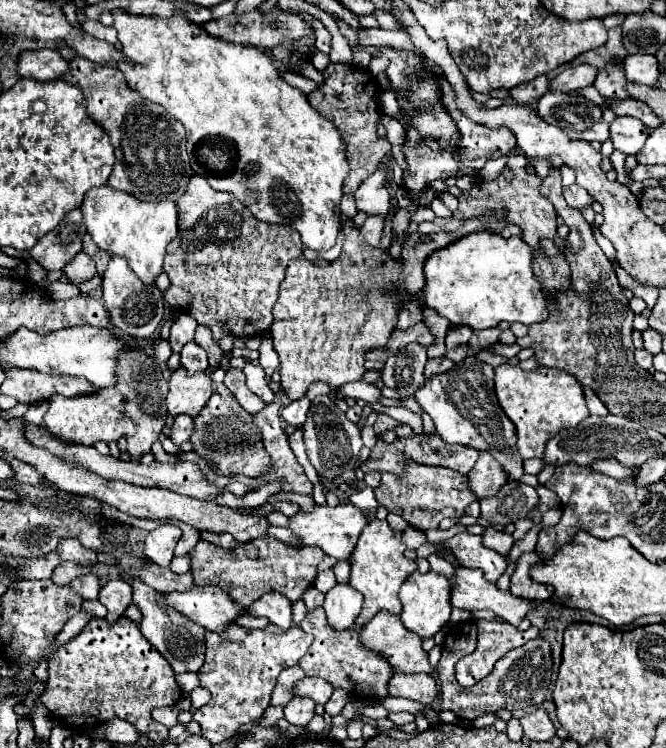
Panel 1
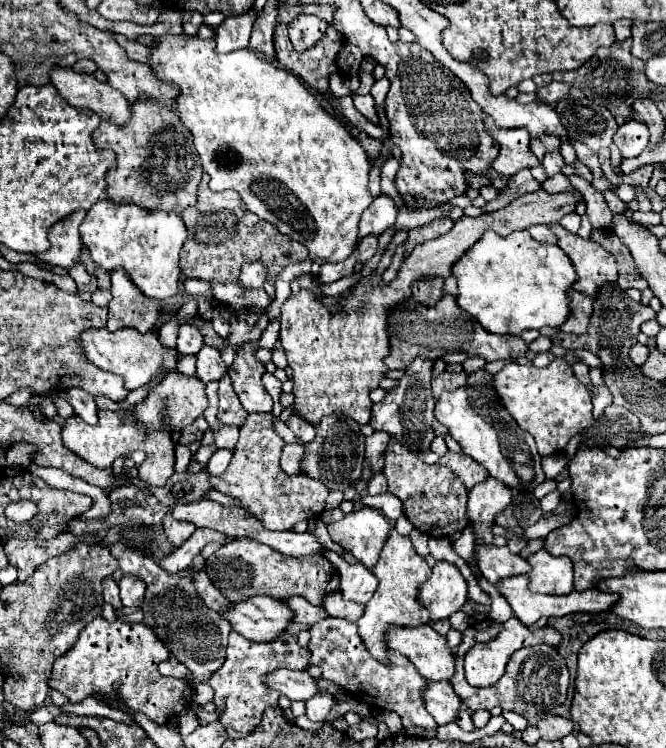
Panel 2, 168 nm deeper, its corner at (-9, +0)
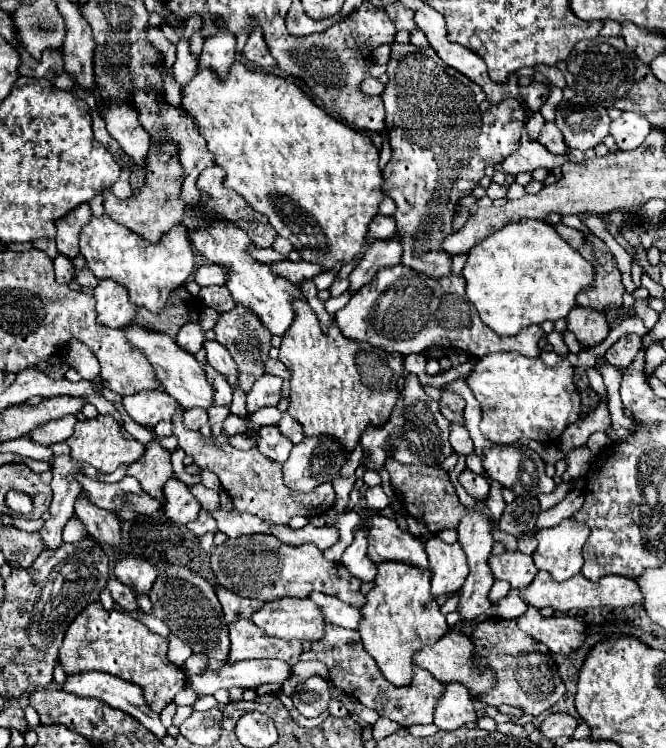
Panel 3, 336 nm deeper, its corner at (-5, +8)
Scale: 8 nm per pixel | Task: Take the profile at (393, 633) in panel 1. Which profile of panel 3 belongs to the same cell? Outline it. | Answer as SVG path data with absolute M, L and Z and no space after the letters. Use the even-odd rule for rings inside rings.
M448 630L446 636L442 640L438 640L434 646L426 646L424 650L420 650L416 656L414 656L414 662L428 670L434 678L438 678L440 682L460 682L464 684L474 700L482 698L482 694L490 692L490 688L494 688L494 672L490 668L480 668L480 666L474 666L474 644L472 640L460 632L460 630Z

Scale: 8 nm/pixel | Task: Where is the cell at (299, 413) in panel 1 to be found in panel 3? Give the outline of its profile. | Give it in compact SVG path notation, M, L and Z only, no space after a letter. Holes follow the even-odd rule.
M284 412L282 414L282 420L278 422L278 430L292 442L292 444L298 444L298 442L302 442L302 438L304 438L304 432L302 432L302 426L294 420L294 418L290 418L290 414L288 412Z

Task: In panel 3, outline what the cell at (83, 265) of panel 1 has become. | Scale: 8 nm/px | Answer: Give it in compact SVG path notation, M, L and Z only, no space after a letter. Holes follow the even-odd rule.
M58 254L52 262L54 262L54 270L56 270L56 280L60 284L68 284L74 278L74 266L72 266L70 258Z

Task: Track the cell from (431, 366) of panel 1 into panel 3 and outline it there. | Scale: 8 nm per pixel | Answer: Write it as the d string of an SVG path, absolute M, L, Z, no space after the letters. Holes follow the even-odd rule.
M442 388L440 412L442 412L444 418L448 418L450 422L456 422L456 424L464 424L464 406L466 406L466 402L464 402L458 394L446 392L446 390Z

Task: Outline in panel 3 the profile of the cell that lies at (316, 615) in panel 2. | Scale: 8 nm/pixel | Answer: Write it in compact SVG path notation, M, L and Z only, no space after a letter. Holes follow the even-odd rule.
M322 592L310 594L310 600L314 600L322 608L326 622L342 626L342 628L358 630L358 622L362 620L360 608L354 608L354 606L350 606L350 604L334 598L334 596L326 596Z

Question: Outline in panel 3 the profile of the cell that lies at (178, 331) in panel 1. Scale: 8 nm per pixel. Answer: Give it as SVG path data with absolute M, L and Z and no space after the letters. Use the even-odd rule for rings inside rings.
M186 324L178 332L176 342L178 342L178 346L182 350L186 350L190 354L196 354L202 348L202 344L204 344L204 330L198 324Z

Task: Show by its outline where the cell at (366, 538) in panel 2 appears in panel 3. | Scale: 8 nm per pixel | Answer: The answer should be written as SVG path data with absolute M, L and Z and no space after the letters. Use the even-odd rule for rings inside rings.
M368 516L368 556L372 562L404 562L430 572L424 544L398 528L396 520L384 516Z

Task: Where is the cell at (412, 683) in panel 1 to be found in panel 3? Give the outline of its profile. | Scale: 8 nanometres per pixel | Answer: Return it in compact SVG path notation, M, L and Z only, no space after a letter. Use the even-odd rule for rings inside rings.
M458 682L446 684L446 692L438 700L438 706L434 712L434 724L440 730L452 732L452 730L458 730L458 728L474 722L476 712L474 712L472 702L474 700L466 686L458 684Z

